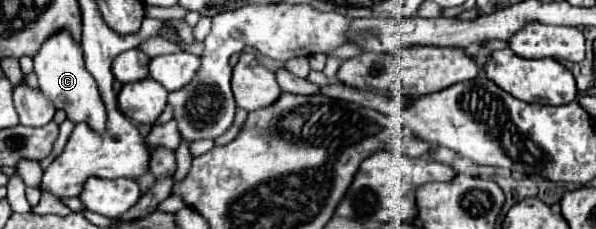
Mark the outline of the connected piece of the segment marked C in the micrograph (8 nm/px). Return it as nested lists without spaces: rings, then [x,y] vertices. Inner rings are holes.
[[[68,30],[54,32],[42,42],[40,50],[34,54],[34,72],[38,74],[40,90],[54,102],[56,108],[66,110],[72,122],[88,122],[98,132],[104,128],[106,122],[104,102],[100,98],[94,78],[84,66],[82,44],[76,42]]]

